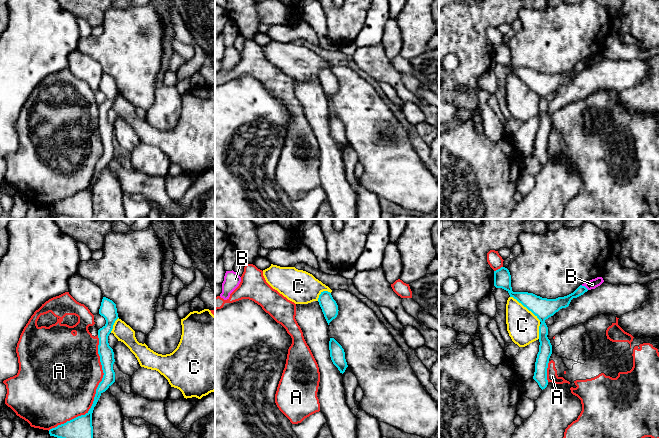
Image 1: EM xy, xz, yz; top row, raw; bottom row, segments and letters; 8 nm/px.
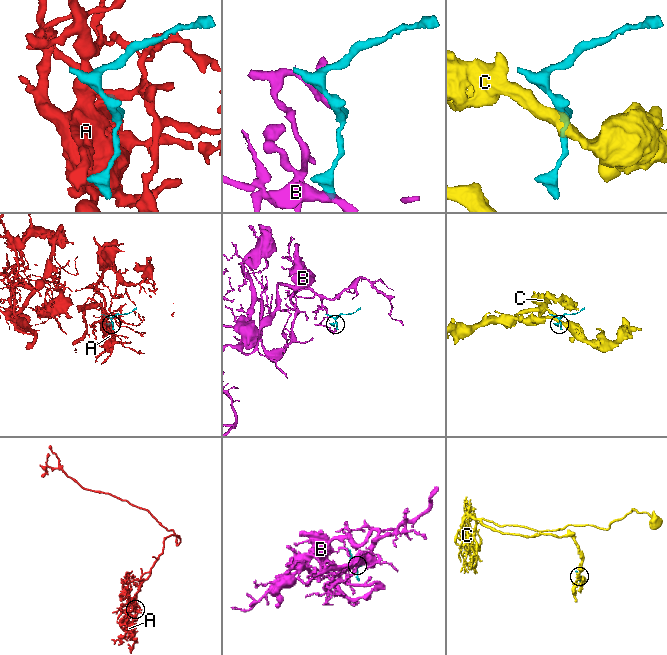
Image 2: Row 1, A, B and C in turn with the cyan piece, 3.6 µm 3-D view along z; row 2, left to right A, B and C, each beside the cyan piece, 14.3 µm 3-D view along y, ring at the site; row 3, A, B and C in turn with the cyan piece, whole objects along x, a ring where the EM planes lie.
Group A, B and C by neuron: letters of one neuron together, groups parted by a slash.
A / B / C

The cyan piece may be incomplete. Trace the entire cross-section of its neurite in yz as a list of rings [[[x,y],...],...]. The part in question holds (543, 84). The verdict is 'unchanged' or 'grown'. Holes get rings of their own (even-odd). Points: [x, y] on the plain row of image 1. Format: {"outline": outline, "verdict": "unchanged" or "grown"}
{"outline": [[[501,43],[494,47],[494,62],[506,66],[510,73],[516,75],[529,87],[531,87],[541,98],[539,102],[539,128],[535,138],[535,148],[533,155],[543,166],[548,161],[547,144],[549,134],[552,130],[552,121],[548,115],[548,103],[545,96],[553,92],[562,84],[569,82],[573,74],[583,71],[588,65],[580,61],[573,69],[558,73],[556,75],[547,75],[528,68],[513,68],[511,63],[511,51],[507,44]]], "verdict": "unchanged"}

